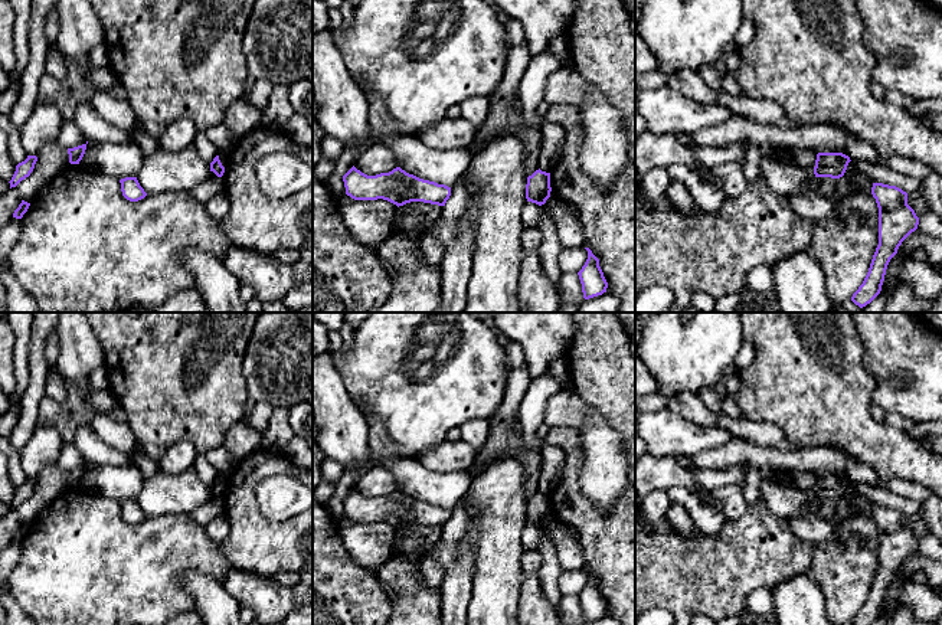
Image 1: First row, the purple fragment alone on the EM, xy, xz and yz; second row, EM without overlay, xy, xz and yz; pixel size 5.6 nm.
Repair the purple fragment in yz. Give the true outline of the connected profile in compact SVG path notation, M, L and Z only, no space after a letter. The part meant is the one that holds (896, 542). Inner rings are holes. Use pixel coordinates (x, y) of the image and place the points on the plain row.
M873 505L871 517L879 530L879 567L863 606L851 619L853 625L871 625L880 616L890 582L919 547L919 540L907 527L907 516L902 511Z

